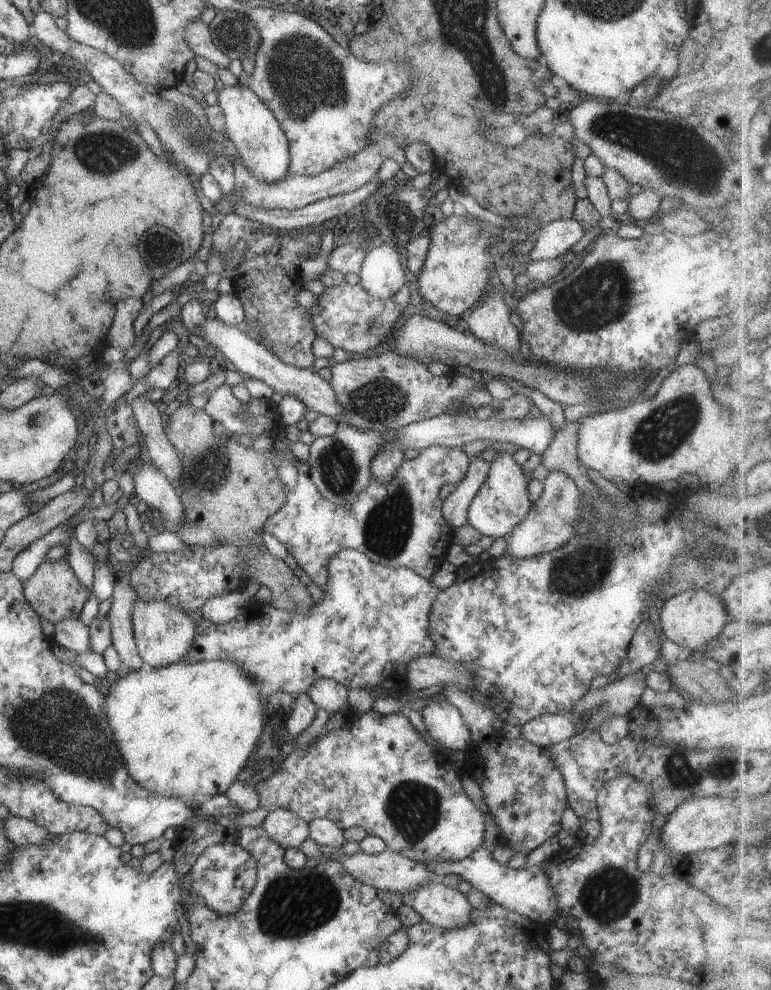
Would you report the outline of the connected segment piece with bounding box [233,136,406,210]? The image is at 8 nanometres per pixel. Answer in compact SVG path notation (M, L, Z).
M384 136L378 142L372 142L363 150L360 150L355 156L342 160L334 168L328 168L326 172L322 172L317 176L292 175L289 173L284 180L280 180L276 184L262 184L262 182L258 182L244 167L239 158L236 158L233 161L235 171L234 194L240 200L244 200L246 204L254 206L254 208L266 210L300 209L322 199L349 194L356 190L356 188L362 188L366 182L374 180L374 176L378 174L382 163L387 159L392 159L401 165L404 162L406 163L404 152L405 148L402 148L402 144L398 144L396 136Z

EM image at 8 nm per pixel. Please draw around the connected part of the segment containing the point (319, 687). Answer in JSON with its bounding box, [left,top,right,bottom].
[307,680,350,715]

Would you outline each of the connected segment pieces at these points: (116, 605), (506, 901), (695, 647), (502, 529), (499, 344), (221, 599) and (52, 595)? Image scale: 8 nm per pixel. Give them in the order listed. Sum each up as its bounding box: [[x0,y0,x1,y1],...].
[[107,579,145,671],[425,845,561,926],[660,588,729,652],[467,450,533,538],[463,294,520,354],[197,579,260,624],[23,558,94,624]]

